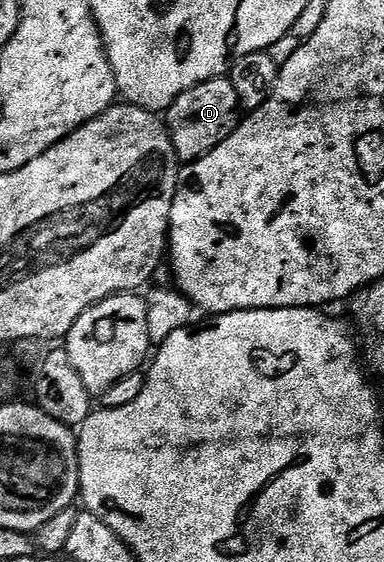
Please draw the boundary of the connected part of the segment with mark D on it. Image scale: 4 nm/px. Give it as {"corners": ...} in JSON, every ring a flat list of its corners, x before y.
{"corners":[[226,76,213,78,184,92,164,114,164,125,178,154,178,161,182,164,192,163,212,152,212,148,219,146,237,128,239,121,236,88]]}

